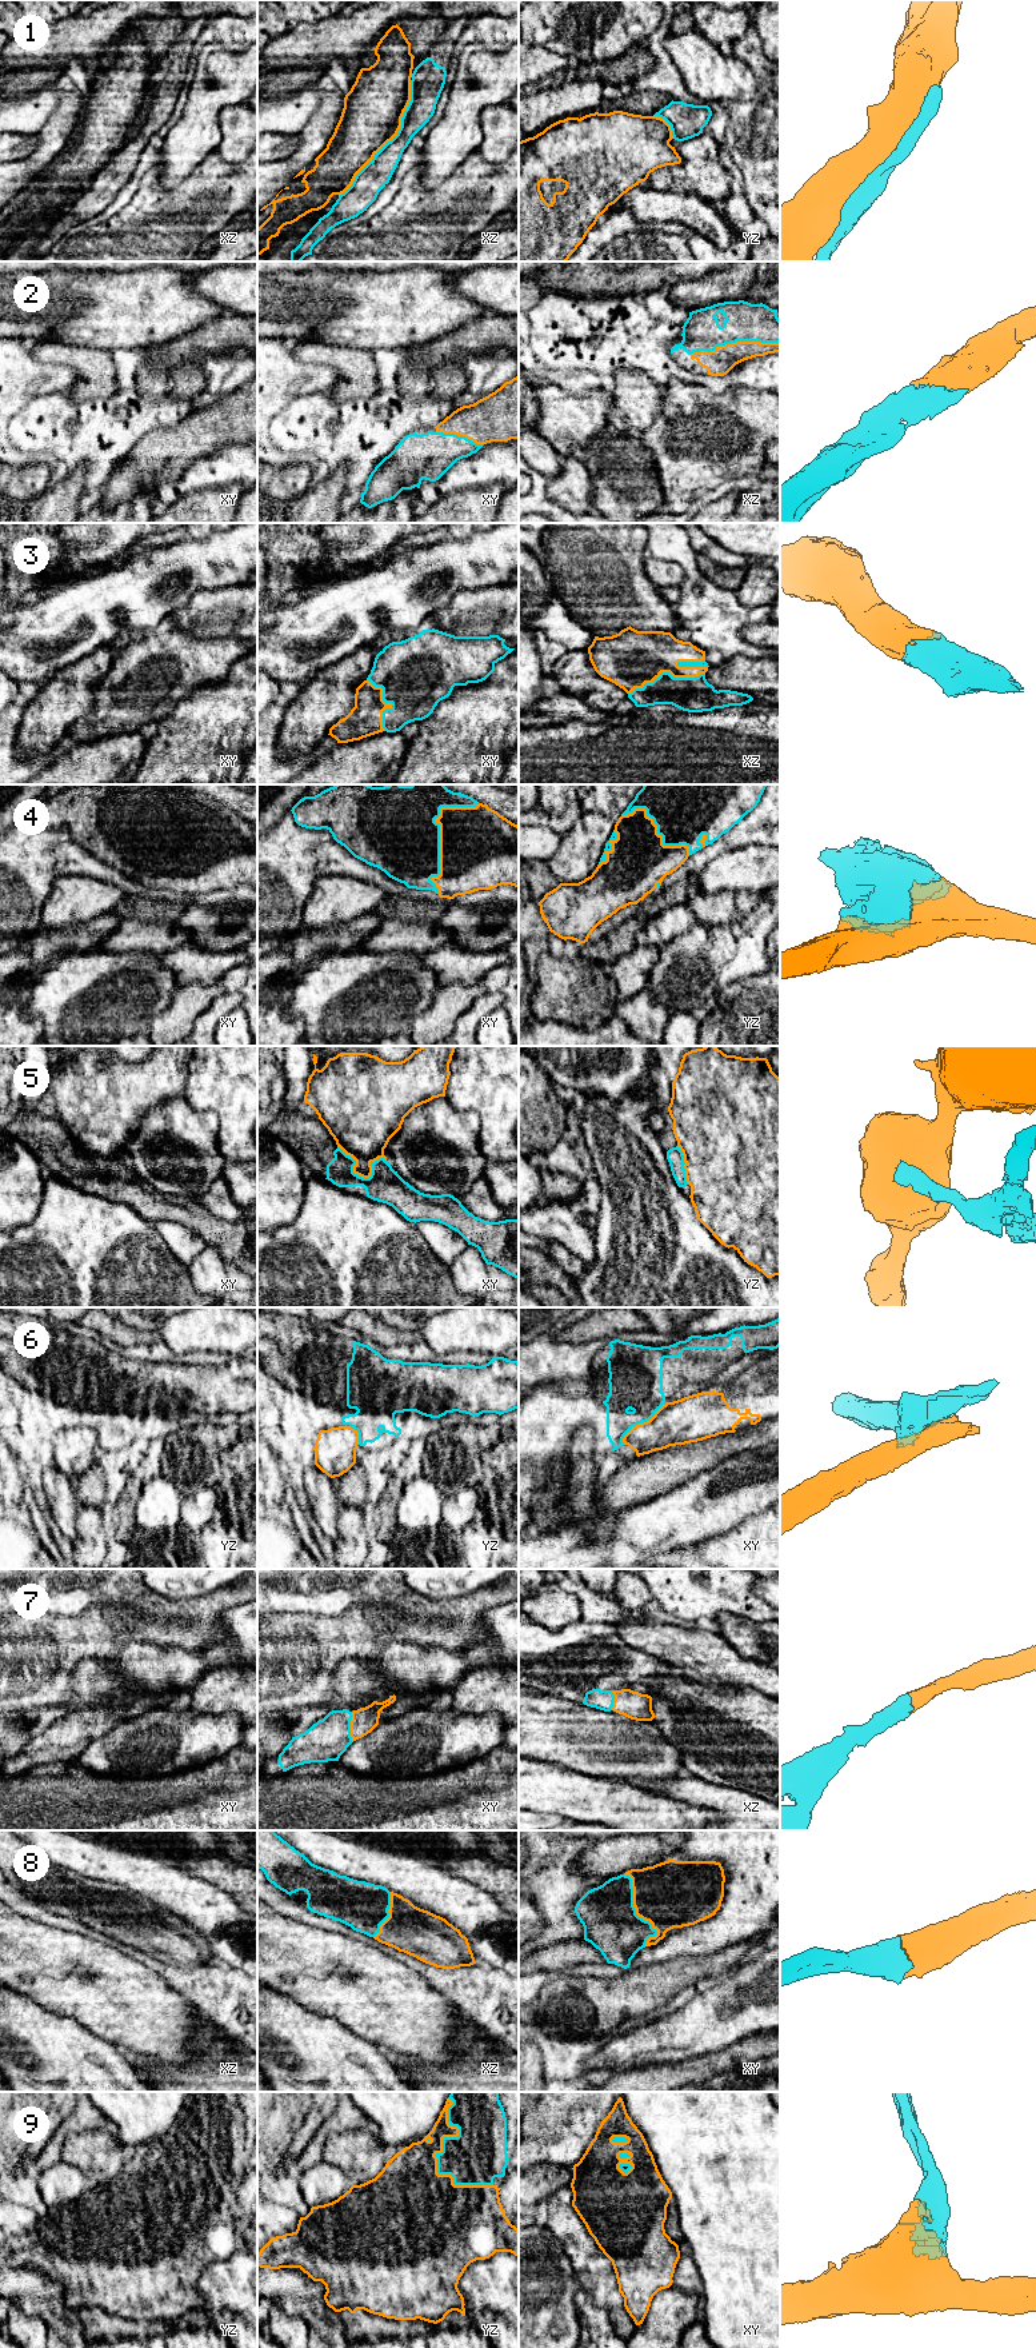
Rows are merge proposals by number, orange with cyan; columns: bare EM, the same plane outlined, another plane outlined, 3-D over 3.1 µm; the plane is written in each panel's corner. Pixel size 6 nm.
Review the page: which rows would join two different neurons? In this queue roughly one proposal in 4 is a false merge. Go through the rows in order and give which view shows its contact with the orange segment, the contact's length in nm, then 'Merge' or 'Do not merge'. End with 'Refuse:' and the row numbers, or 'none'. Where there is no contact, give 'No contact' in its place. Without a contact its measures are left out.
1: Touches orange in xz. Shared border 850 nm. Do not merge
2: Touches orange in xz. Shared border 550 nm. Merge
3: Touches orange in xz. Shared border 480 nm. Merge
4: Touches orange in xy. Shared border 600 nm. Merge
5: Touches orange in xy. Shared border 300 nm. Do not merge
6: Touches orange in xy. Shared border 360 nm. Do not merge
7: Touches orange in xy. Shared border 180 nm. Merge
8: Touches orange in xy. Shared border 460 nm. Merge
9: Touches orange in yz. Shared border 600 nm. Merge
Refuse: 1, 5, 6

